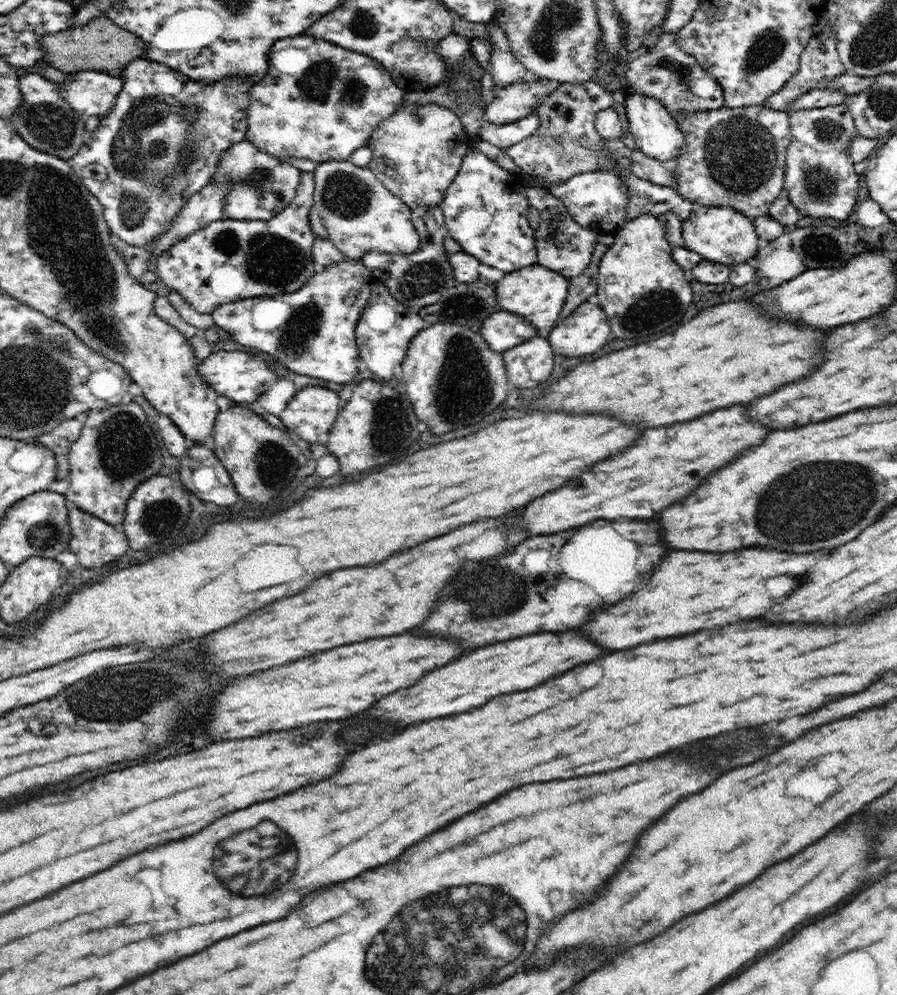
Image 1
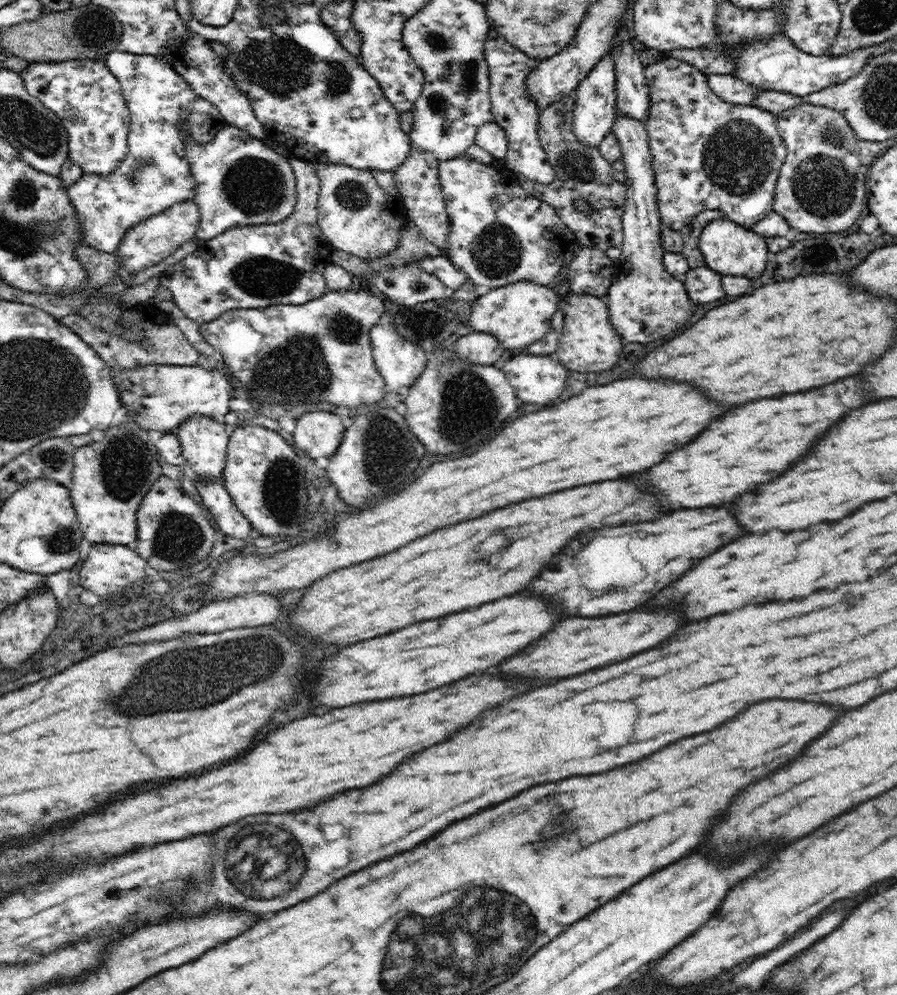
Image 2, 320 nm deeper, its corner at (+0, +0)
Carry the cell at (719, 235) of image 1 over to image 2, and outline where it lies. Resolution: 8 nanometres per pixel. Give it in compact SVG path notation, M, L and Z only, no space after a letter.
M727 217L716 218L702 228L698 238L698 248L706 266L722 276L728 274L746 277L760 276L766 268L769 252L764 237L754 232L752 228L740 226Z

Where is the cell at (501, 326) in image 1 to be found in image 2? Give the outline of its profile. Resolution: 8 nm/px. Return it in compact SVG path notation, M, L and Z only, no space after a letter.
M471 331L462 340L458 340L454 352L456 361L466 361L466 363L482 364L482 366L496 365L505 348L501 346L498 339L493 334L485 332Z

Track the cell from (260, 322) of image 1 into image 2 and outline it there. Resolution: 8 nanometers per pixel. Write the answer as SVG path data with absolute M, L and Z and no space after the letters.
M364 286L356 292L351 289L327 290L320 298L304 304L276 304L246 310L229 310L216 320L200 323L199 329L206 342L221 352L224 363L232 375L242 382L242 387L260 402L330 402L338 406L363 409L370 404L380 403L388 393L383 377L376 369L369 335L370 328L384 312L382 295Z

